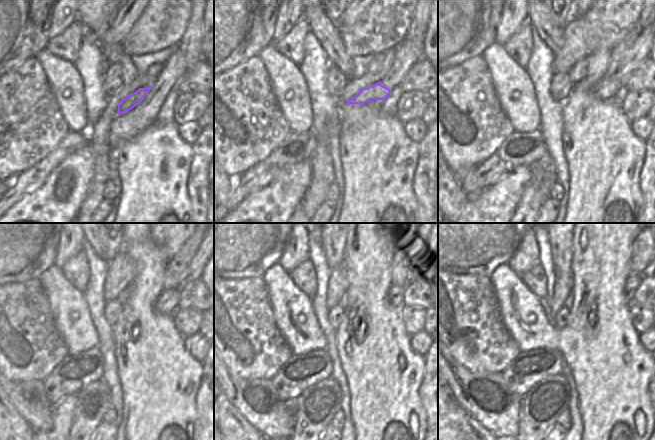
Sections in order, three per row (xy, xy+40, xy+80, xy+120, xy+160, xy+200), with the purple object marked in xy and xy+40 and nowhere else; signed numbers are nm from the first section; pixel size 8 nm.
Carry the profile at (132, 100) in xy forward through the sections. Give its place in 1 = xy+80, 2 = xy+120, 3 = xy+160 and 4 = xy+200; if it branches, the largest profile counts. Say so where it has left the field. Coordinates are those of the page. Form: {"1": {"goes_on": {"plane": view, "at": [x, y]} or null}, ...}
{"1": {"goes_on": {"plane": "xy+80", "at": [608, 86]}}, "2": {"goes_on": {"plane": "xy+120", "at": [167, 303]}}, "3": {"goes_on": {"plane": "xy+160", "at": [396, 293]}}, "4": {"goes_on": {"plane": "xy+200", "at": [633, 281]}}}

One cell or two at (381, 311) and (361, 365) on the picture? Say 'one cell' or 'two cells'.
one cell

